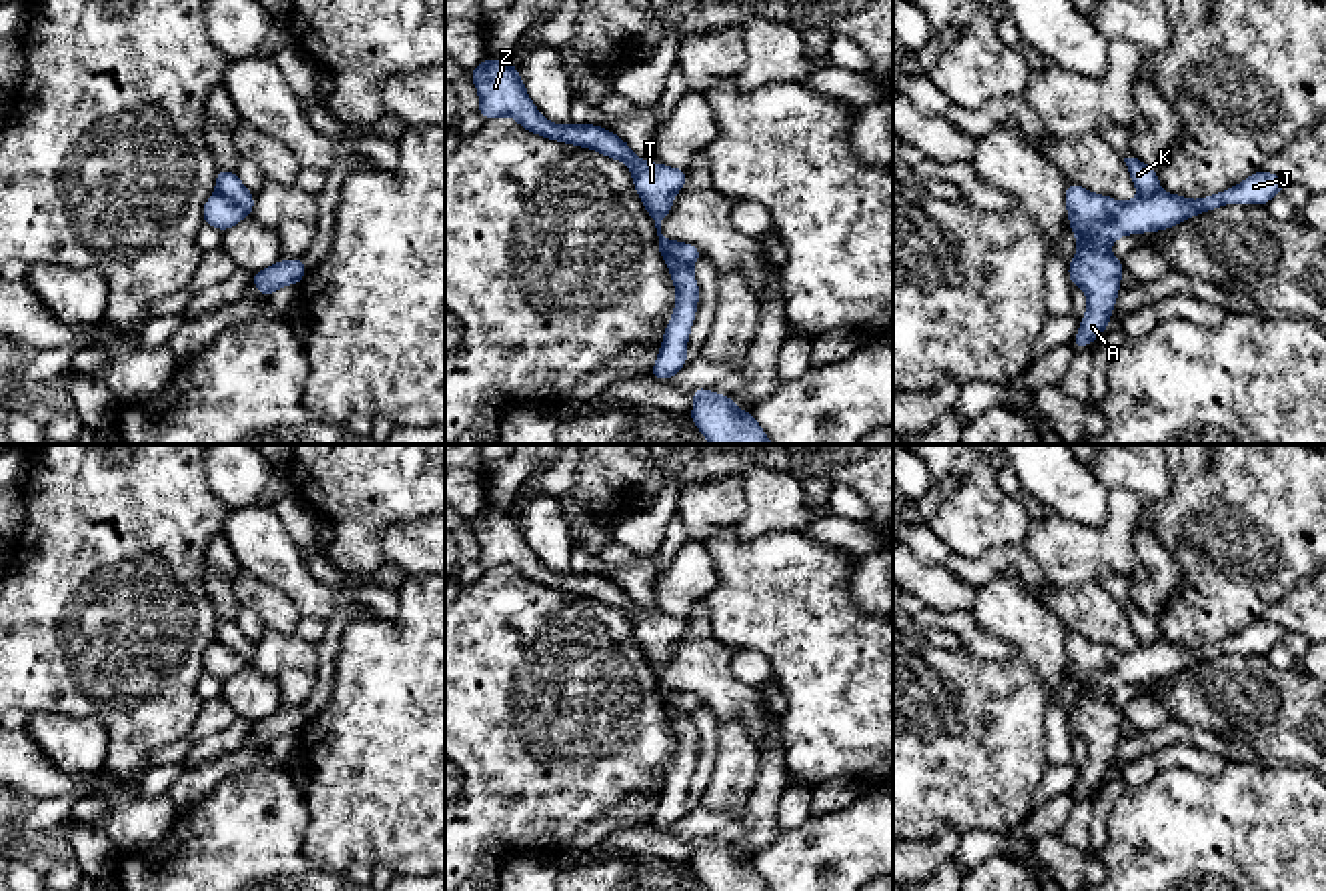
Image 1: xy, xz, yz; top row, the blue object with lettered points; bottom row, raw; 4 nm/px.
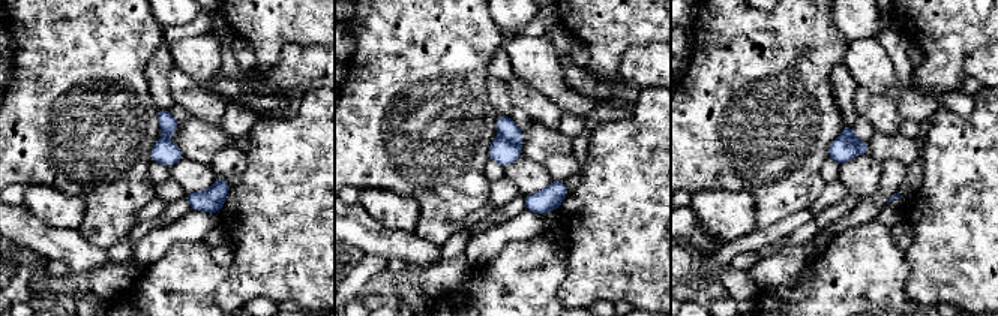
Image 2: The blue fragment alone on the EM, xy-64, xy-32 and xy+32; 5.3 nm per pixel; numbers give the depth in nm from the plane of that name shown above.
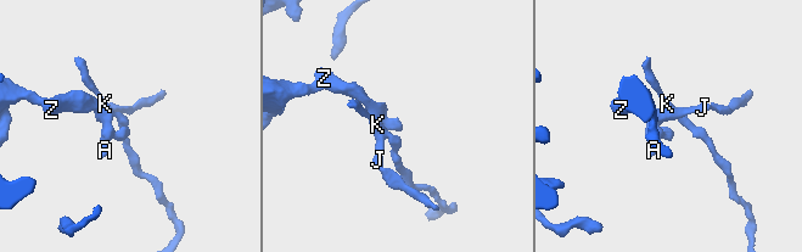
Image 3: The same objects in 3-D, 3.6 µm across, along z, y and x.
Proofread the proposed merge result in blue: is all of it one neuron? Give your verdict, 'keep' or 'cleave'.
cleave

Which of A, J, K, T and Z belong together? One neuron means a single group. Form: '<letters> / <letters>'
A J T Z / K

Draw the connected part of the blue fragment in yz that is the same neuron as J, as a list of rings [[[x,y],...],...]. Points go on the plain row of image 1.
[[[1260,619],[1238,635],[1200,649],[1188,649],[1160,639],[1152,645],[1138,643],[1132,651],[1118,651],[1110,645],[1094,643],[1078,633],[1066,631],[1070,679],[1078,689],[1076,705],[1068,713],[1068,725],[1070,731],[1088,745],[1088,759],[1080,769],[1080,779],[1072,795],[1076,799],[1086,797],[1108,777],[1120,741],[1120,725],[1124,721],[1124,711],[1116,709],[1110,701],[1112,691],[1126,683],[1172,677],[1224,653],[1266,655],[1284,635],[1284,627]]]

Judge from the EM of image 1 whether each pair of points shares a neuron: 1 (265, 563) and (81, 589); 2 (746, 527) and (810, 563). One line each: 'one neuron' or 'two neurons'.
1: two neurons
2: two neurons

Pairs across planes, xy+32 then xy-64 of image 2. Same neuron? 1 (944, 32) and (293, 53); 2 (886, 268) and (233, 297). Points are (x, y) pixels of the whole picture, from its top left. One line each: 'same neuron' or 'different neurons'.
1: different neurons
2: different neurons

